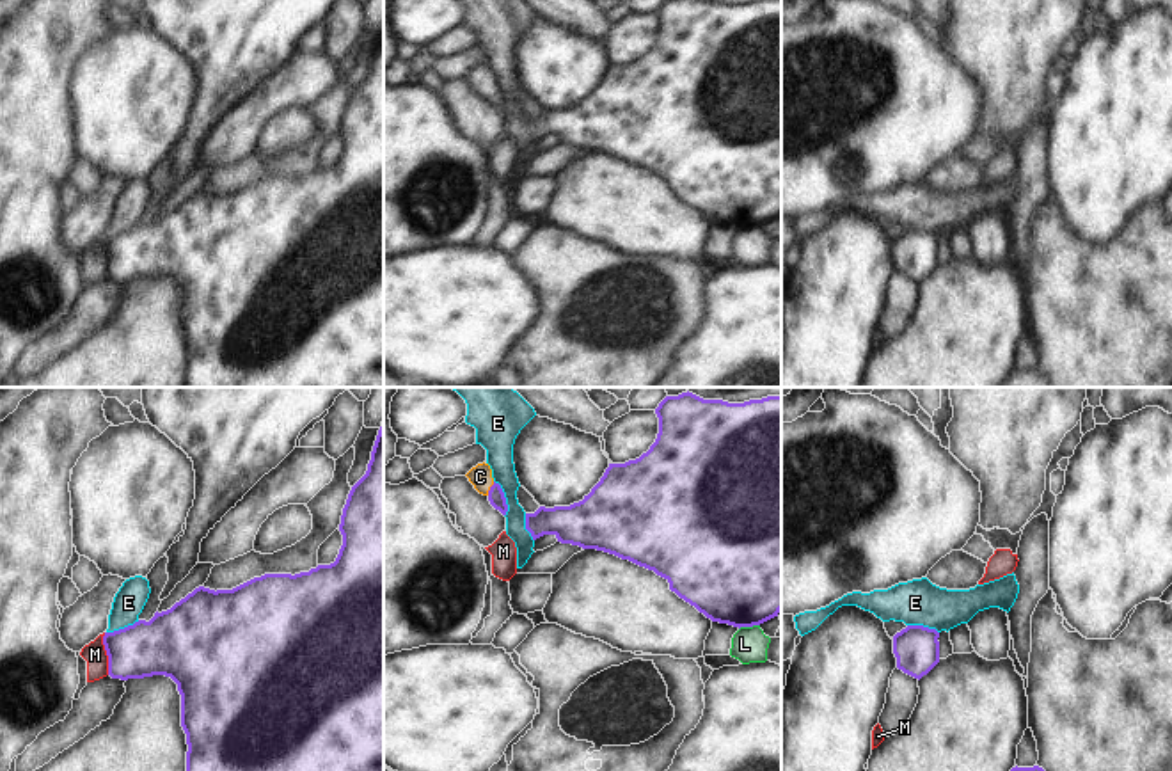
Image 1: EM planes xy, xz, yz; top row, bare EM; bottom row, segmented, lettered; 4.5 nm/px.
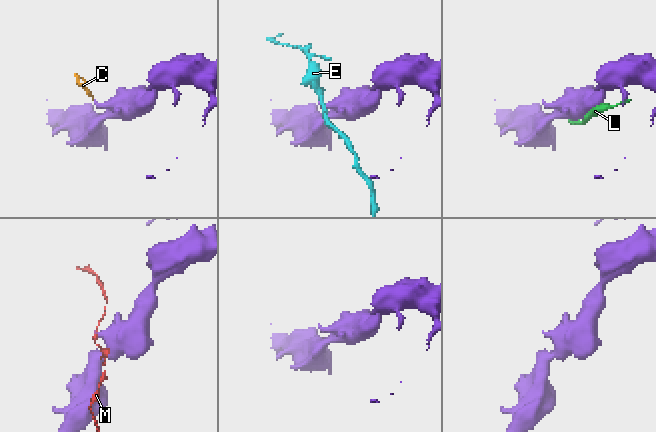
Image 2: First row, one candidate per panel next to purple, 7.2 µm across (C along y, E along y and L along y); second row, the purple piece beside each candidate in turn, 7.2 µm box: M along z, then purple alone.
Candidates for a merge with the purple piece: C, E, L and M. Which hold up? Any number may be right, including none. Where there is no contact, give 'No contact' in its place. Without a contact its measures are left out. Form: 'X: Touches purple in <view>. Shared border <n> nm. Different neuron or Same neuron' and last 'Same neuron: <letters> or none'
C: Touches purple in xz. Shared border 70 nm. Same neuron
E: Touches purple in xz. Shared border 180 nm. Different neuron
L: Touches purple in xz. Shared border 100 nm. Different neuron
M: Touches purple in xy. Shared border 190 nm. Different neuron
Same neuron: C

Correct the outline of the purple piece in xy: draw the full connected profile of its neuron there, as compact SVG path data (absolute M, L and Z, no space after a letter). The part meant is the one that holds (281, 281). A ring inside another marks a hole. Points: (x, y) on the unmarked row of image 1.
M384 23L366 76L352 89L339 133L343 147L334 165L300 176L265 176L233 192L195 190L170 211L124 231L105 234L112 281L170 279L181 297L181 329L186 336L186 387L384 387Z

